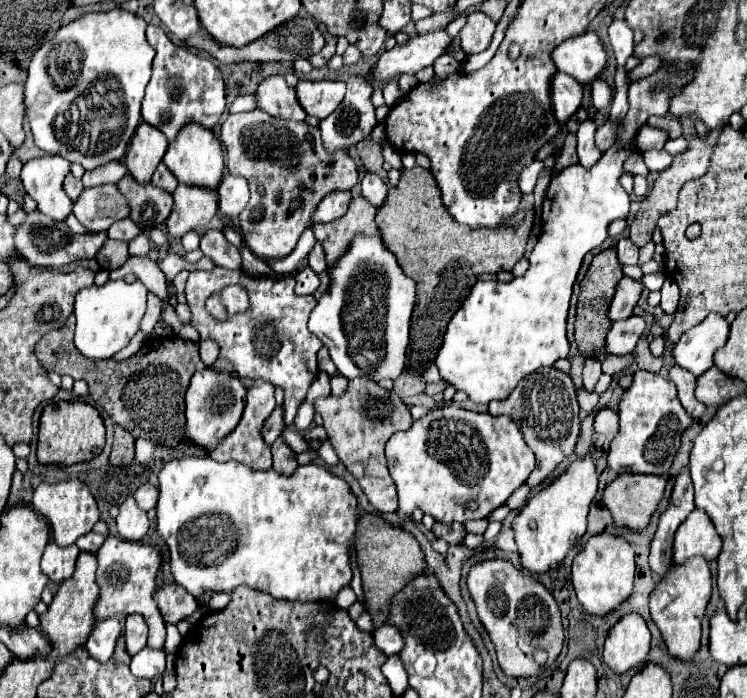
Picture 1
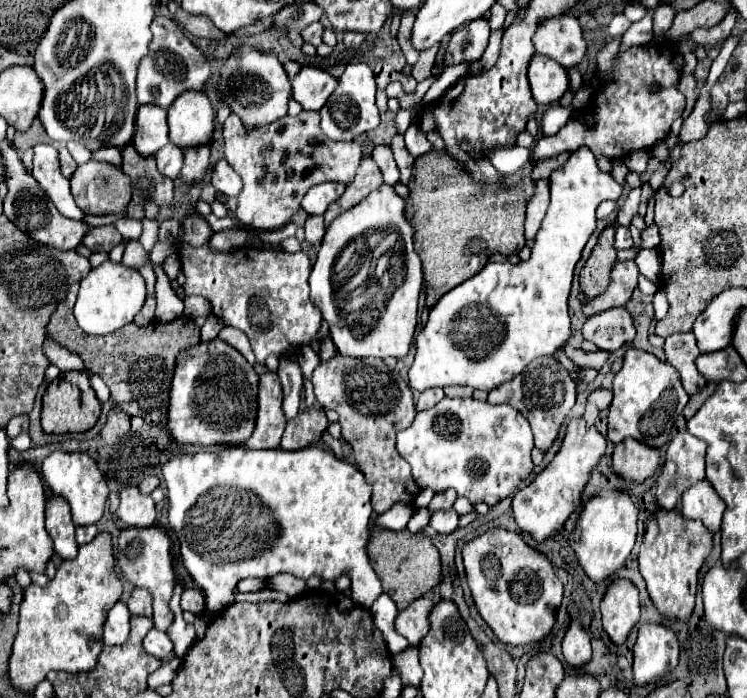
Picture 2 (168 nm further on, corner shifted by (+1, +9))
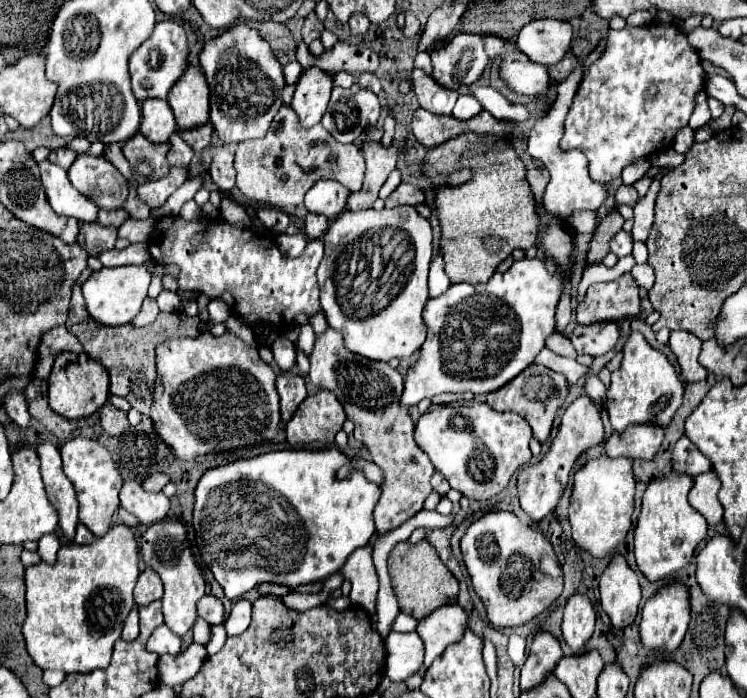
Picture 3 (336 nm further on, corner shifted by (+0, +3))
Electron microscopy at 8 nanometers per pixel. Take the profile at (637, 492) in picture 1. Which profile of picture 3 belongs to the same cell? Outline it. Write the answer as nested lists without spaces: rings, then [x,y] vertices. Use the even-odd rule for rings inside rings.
[[[630,425],[626,433],[612,433],[604,443],[608,457],[628,457],[632,461],[652,461],[660,451],[664,429],[648,429],[650,425]]]

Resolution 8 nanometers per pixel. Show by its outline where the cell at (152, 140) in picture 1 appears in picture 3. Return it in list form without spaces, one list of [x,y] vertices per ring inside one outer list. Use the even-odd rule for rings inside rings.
[[[144,101],[142,103],[140,133],[148,141],[166,143],[174,131],[176,131],[176,121],[166,101]]]

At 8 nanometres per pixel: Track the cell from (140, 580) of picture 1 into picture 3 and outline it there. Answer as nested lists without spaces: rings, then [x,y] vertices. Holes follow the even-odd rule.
[[[160,521],[150,525],[140,537],[140,555],[144,559],[144,565],[156,571],[164,583],[164,623],[170,625],[170,629],[178,637],[184,637],[196,619],[196,601],[204,597],[204,577],[192,557],[184,525],[180,521]]]

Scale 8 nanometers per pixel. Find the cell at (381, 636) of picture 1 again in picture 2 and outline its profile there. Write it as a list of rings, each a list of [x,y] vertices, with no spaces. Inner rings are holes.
[[[433,597],[415,599],[405,611],[395,619],[395,629],[409,641],[411,647],[421,647],[421,639],[429,633],[429,615],[435,607]]]

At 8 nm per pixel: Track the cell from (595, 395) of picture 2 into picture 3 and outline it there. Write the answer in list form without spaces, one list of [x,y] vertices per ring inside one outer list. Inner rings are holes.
[[[588,377],[584,391],[586,391],[586,395],[588,395],[592,401],[596,401],[596,403],[606,397],[606,387],[604,387],[604,383],[602,383],[598,377]]]

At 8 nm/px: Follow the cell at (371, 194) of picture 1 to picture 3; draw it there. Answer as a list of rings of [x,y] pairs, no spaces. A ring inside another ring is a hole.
[[[394,207],[394,209],[364,209],[358,213],[342,213],[328,227],[324,235],[324,259],[318,267],[320,285],[320,305],[326,315],[328,325],[344,337],[348,351],[362,355],[366,359],[390,361],[392,357],[404,359],[416,353],[426,337],[422,323],[422,309],[428,299],[428,265],[432,259],[432,227],[418,215],[414,207]],[[372,269],[396,269],[384,271],[374,279]]]

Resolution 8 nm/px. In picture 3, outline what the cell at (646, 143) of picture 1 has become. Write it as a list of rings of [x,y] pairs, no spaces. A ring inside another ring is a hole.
[[[630,27],[620,31],[608,31],[608,43],[598,61],[588,67],[588,77],[580,83],[572,101],[570,113],[564,121],[564,137],[560,141],[562,151],[580,149],[590,161],[590,177],[610,183],[620,177],[620,171],[636,159],[648,159],[656,151],[672,147],[678,127],[688,125],[694,111],[694,97],[704,85],[704,71],[700,57],[678,27]]]

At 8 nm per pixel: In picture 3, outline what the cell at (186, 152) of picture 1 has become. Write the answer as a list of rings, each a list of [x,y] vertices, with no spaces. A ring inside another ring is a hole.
[[[190,65],[186,77],[170,89],[168,103],[174,111],[178,131],[206,125],[210,121],[210,93],[204,73]]]

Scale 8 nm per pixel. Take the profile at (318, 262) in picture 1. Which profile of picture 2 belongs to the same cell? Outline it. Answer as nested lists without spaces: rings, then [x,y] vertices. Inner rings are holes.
[[[313,215],[313,217],[309,217],[307,221],[305,221],[305,239],[309,241],[309,243],[319,243],[321,239],[323,239],[323,233],[325,233],[325,225],[323,225],[323,217],[317,217],[317,215]]]

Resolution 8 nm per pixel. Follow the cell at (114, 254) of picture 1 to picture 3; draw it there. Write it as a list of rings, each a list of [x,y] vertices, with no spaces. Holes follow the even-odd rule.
[[[82,223],[78,245],[82,245],[84,251],[90,255],[100,255],[104,251],[114,249],[118,239],[118,229],[114,227],[102,227],[100,223]]]

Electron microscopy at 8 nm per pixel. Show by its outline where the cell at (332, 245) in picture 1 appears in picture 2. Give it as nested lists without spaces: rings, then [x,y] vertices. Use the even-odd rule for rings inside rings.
[[[363,157],[361,165],[357,169],[357,175],[353,179],[353,183],[347,185],[345,193],[341,195],[341,199],[333,201],[327,209],[325,217],[325,225],[329,225],[335,217],[339,217],[343,211],[355,207],[361,199],[365,199],[371,191],[375,191],[377,187],[381,187],[383,183],[383,175],[381,169],[377,167],[377,163],[373,161],[373,157]]]

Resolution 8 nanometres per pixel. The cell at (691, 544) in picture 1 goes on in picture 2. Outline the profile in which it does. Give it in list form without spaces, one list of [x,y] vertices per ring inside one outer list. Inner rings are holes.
[[[703,479],[683,493],[681,511],[689,519],[701,519],[711,533],[717,533],[725,511],[725,501],[717,495],[717,491],[713,491],[713,485]]]

